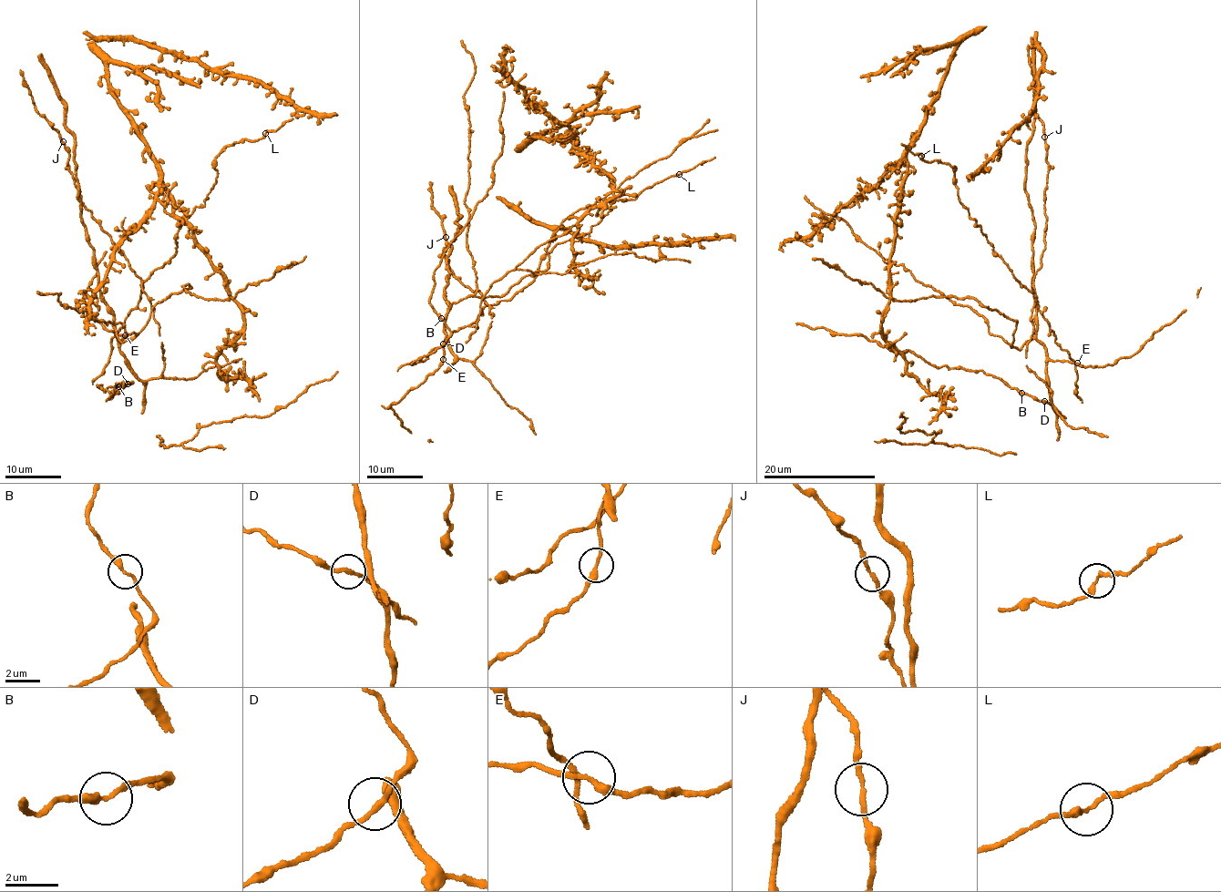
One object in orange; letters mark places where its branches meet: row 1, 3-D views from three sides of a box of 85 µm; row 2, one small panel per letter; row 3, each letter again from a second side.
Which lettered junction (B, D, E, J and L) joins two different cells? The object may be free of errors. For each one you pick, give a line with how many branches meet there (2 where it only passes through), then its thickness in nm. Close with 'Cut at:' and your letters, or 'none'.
Cut at: none

